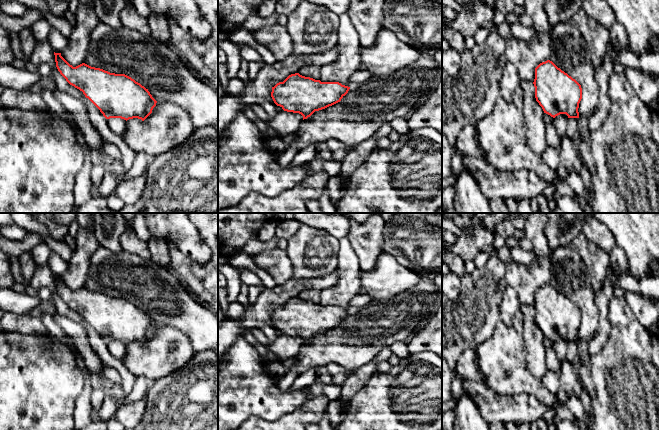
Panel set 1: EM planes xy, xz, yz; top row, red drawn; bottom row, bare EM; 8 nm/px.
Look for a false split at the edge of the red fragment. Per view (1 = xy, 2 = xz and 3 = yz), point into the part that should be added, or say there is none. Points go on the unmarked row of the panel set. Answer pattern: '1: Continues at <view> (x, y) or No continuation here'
1: No continuation here
2: No continuation here
3: No continuation here

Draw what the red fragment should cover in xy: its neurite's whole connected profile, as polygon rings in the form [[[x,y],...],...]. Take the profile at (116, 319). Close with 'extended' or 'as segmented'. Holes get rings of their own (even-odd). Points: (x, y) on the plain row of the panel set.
[[[55,277],[56,291],[66,305],[83,316],[103,338],[106,343],[121,342],[129,344],[138,342],[144,345],[156,330],[157,325],[148,313],[125,298],[115,298],[100,292],[91,291],[82,287],[76,291],[70,289],[61,277]]]; as segmented

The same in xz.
[[[299,297],[289,299],[283,306],[272,311],[271,321],[277,330],[284,335],[299,337],[303,344],[310,341],[315,335],[325,333],[341,325],[348,317],[350,311],[339,306],[321,306]]]; as segmented

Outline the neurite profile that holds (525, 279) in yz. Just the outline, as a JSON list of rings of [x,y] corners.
[[[537,255],[530,265],[518,264],[514,261],[505,263],[504,281],[512,287],[520,304],[530,307],[535,303],[535,292],[552,280],[551,257]]]

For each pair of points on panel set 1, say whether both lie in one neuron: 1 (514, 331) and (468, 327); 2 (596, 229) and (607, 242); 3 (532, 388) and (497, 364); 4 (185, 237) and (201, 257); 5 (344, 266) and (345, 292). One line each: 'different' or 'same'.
1: different
2: same
3: same
4: same
5: same

